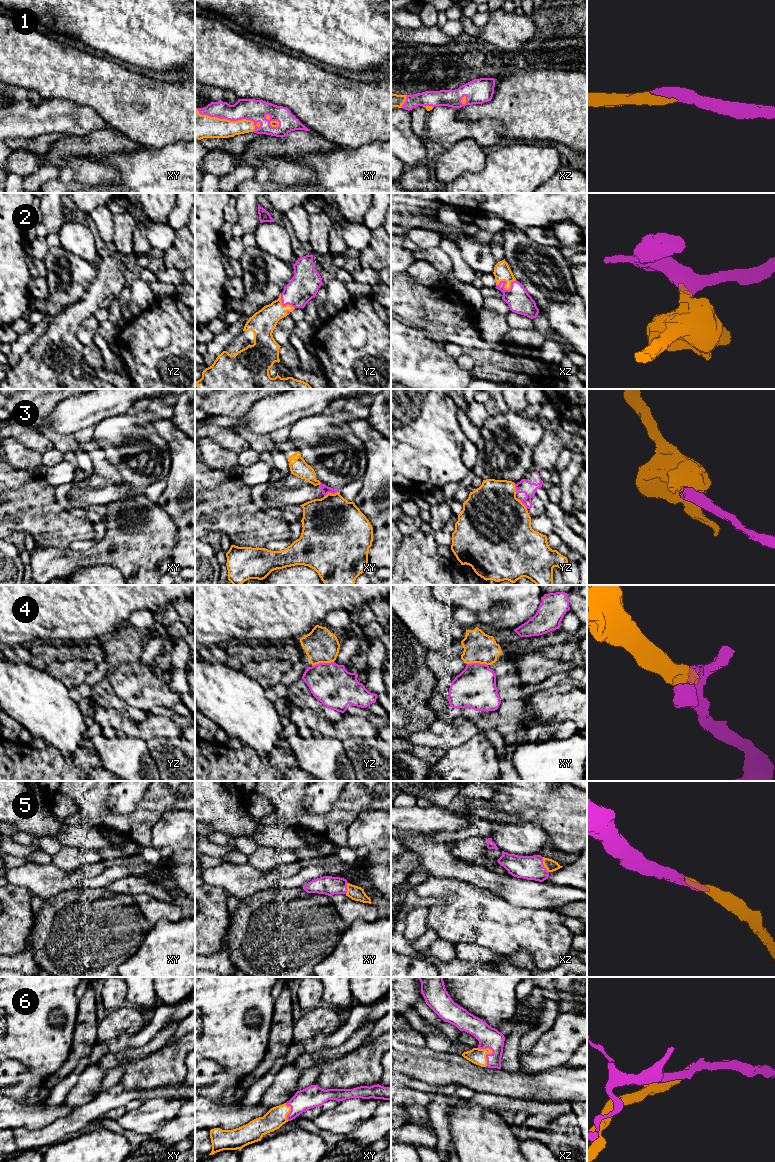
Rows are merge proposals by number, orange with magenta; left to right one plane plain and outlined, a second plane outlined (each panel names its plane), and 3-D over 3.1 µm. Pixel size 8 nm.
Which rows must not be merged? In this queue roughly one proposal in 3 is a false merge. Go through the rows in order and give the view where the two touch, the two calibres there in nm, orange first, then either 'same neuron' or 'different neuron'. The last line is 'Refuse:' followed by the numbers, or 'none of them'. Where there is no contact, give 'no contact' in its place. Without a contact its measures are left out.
1: xy | 200/180 nm | same neuron
2: xz | 140/190 nm | same neuron
3: xy | 460/70 nm | different neuron
4: yz | 260/320 nm | different neuron
5: xz | 90/190 nm | same neuron
6: xz | 130/170 nm | same neuron
Refuse: 3, 4

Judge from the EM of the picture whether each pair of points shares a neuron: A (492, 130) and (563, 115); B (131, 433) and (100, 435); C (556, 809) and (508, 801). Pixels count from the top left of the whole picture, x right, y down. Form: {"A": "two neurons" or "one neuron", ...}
{"A": "two neurons", "B": "one neuron", "C": "one neuron"}

